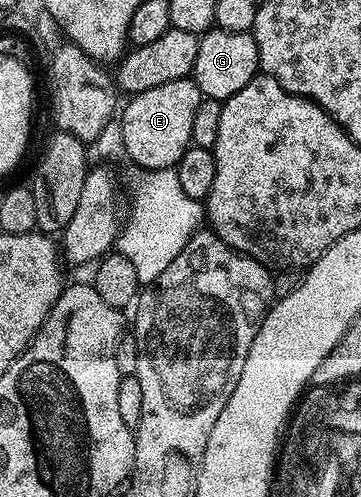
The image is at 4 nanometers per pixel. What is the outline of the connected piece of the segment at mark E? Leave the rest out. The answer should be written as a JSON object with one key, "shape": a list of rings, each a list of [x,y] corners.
{"shape":[[[189,77],[151,87],[151,91],[134,93],[119,113],[123,143],[121,149],[141,171],[172,169],[191,147],[191,122],[195,107],[203,100],[199,87]]]}

